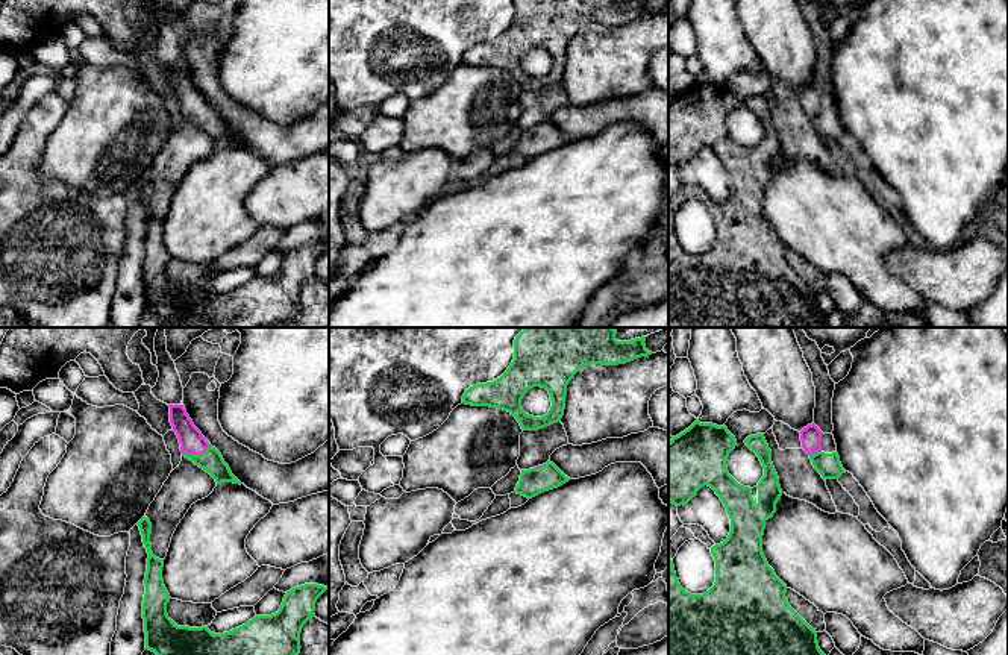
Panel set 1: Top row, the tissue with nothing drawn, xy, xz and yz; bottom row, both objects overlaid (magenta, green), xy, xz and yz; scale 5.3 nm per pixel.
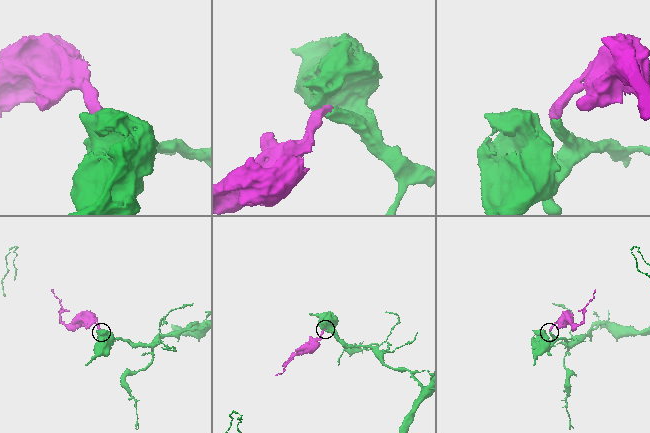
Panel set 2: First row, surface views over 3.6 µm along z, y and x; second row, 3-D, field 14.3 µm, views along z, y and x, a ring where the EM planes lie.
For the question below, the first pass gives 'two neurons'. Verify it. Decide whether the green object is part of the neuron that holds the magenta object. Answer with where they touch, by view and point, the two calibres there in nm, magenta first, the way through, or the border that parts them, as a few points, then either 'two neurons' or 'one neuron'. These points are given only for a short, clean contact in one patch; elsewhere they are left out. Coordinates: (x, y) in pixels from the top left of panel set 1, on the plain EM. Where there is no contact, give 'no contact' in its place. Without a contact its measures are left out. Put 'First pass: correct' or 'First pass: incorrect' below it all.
meets magenta in xy at (196, 114); 130 nm thick on the magenta side, 120 nm on the other; runs through xy (191, 100), (196, 114), (211, 122); one neuron
First pass: incorrect

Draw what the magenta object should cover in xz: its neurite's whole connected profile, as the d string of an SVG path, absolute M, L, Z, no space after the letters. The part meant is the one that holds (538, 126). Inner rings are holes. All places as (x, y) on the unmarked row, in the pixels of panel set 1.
M547 121L544 126L521 130L514 153L532 159L544 152L558 149L568 141L570 138L567 138L553 123Z

